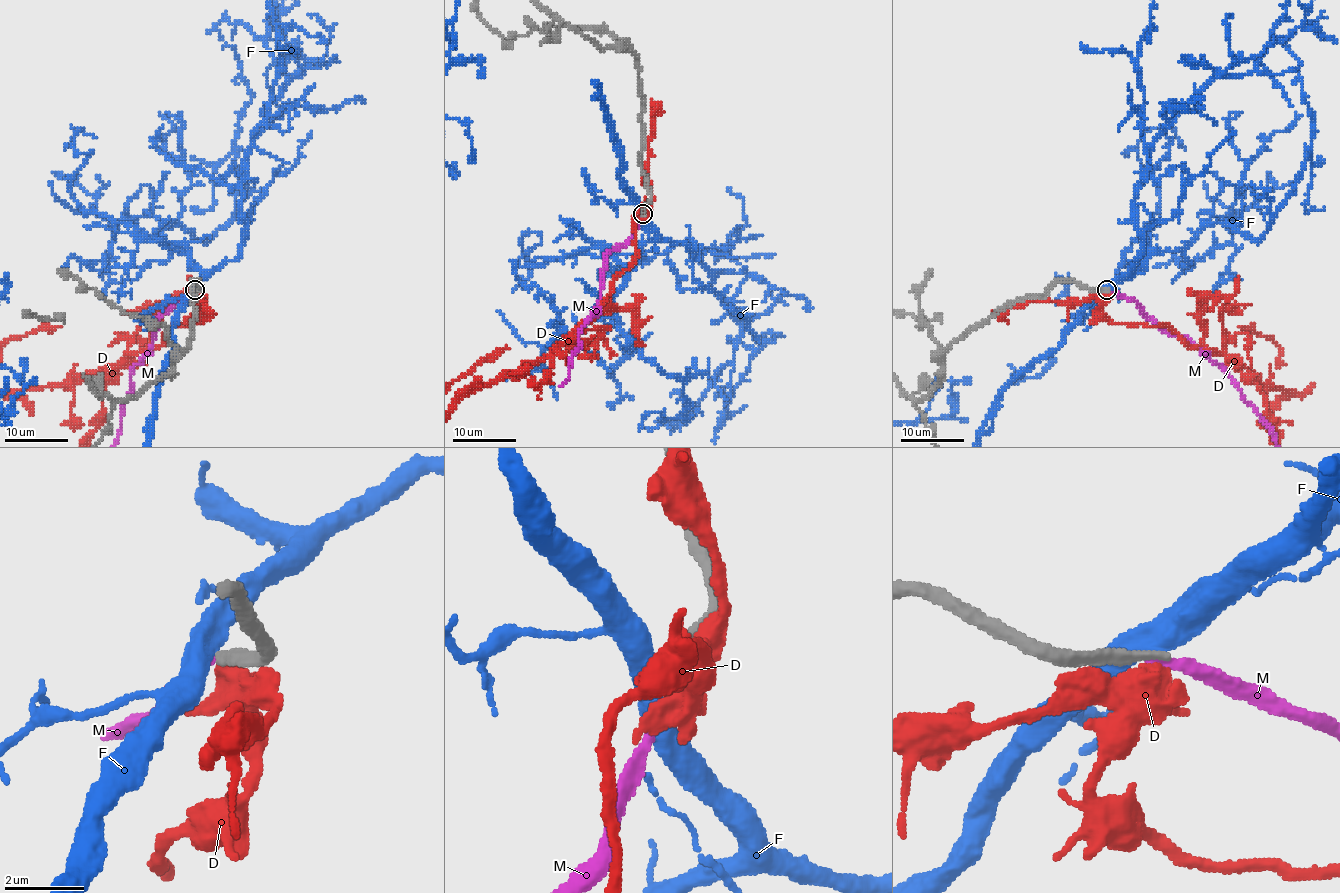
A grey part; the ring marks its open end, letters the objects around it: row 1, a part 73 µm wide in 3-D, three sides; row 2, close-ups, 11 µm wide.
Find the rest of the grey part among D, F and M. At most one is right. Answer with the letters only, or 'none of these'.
M

